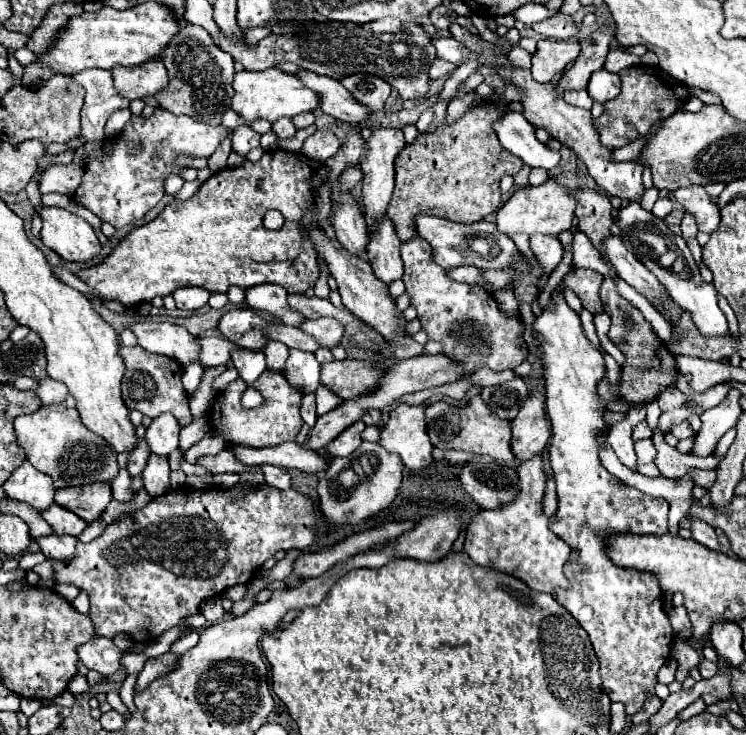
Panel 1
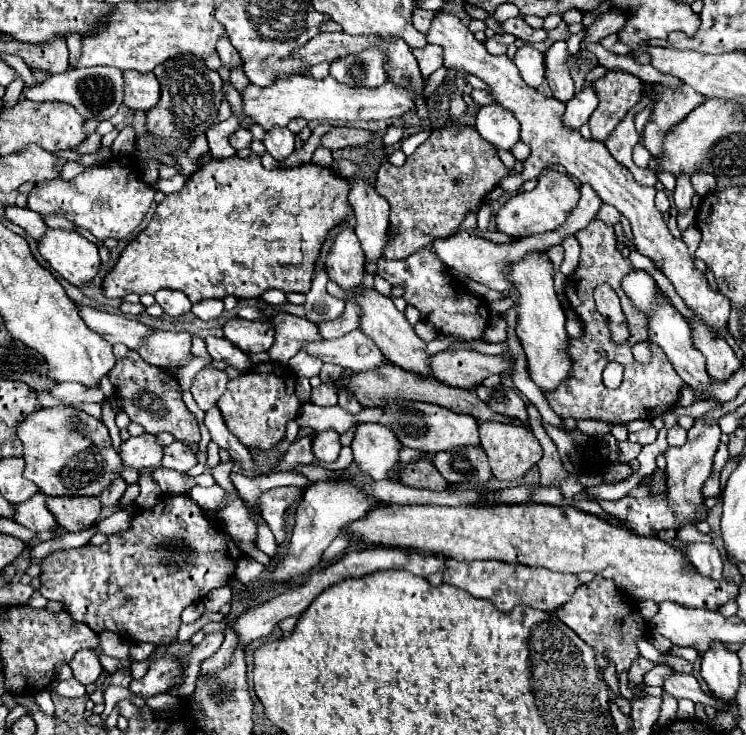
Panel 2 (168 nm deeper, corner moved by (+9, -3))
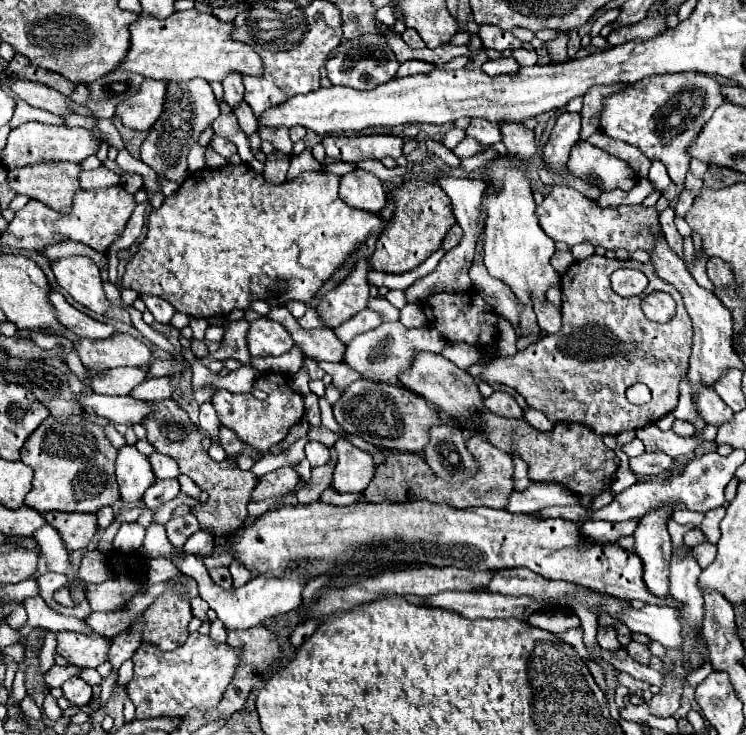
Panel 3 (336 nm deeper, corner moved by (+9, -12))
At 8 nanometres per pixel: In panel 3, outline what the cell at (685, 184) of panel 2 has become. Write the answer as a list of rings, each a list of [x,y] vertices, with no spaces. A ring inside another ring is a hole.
[[[704,72],[648,76],[602,102],[602,112],[598,116],[600,130],[612,138],[638,146],[648,160],[662,160],[672,182],[684,184],[690,164],[688,148],[724,100],[722,84]]]

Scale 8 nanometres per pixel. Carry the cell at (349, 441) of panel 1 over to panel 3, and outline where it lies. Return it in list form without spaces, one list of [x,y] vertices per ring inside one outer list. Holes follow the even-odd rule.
[[[308,442],[306,444],[306,460],[312,466],[322,466],[330,460],[330,450],[322,442]]]

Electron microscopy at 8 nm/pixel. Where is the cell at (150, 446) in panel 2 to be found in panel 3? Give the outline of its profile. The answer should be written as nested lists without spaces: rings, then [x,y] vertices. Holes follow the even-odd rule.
[[[124,446],[118,450],[116,478],[120,488],[120,498],[124,502],[138,502],[156,476],[150,472],[150,462],[134,446]]]

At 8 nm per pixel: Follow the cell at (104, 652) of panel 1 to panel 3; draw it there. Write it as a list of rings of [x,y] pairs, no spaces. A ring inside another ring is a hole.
[[[70,678],[60,688],[64,698],[74,706],[86,706],[92,700],[92,688],[82,678]]]

